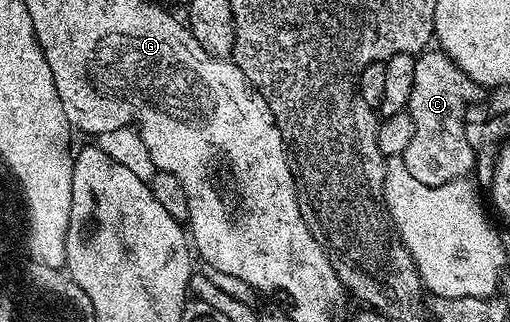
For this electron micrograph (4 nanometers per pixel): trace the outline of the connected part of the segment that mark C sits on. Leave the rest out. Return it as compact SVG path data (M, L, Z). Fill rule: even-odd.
M426 50L415 62L415 86L411 86L408 114L415 124L415 134L407 145L404 162L407 174L415 182L439 186L468 177L474 171L474 153L465 134L466 112L470 105L480 105L483 89L440 50Z

